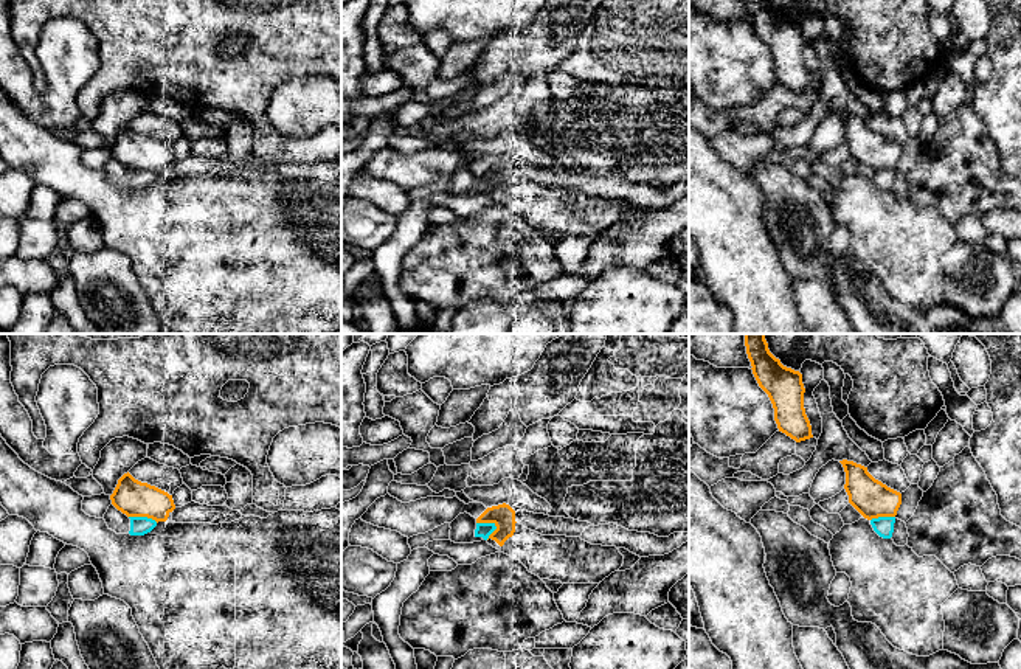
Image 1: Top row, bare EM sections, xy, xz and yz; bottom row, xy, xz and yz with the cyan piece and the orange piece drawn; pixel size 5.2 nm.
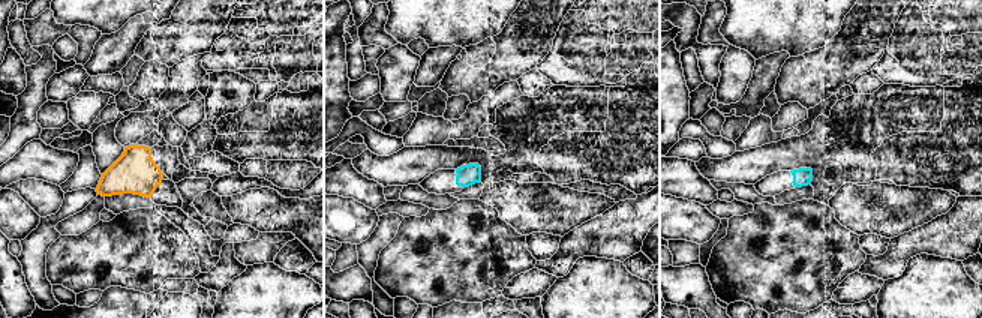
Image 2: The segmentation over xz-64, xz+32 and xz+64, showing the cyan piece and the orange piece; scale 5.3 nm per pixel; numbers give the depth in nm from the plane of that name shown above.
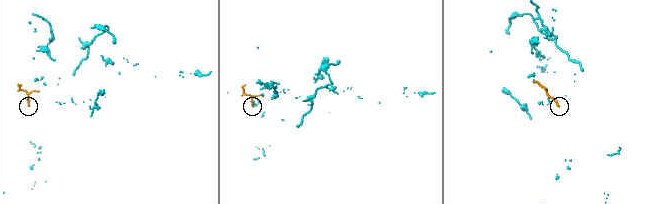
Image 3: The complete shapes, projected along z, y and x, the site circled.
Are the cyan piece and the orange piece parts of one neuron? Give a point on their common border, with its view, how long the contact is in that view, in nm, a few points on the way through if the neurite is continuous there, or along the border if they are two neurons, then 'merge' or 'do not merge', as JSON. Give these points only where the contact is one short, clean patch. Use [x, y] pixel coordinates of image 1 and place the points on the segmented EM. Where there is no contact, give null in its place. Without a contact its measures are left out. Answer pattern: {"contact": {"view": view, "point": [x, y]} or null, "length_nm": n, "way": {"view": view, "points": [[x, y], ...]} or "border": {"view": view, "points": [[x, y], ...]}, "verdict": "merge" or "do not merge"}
{"contact": {"view": "xz", "point": [488, 523]}, "length_nm": 120, "verdict": "do not merge"}

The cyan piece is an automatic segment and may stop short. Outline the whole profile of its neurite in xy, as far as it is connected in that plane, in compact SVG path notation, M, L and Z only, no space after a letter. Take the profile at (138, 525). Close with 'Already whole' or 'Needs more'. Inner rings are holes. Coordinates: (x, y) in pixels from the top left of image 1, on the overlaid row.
M113 504L109 506L102 518L106 520L109 529L116 534L144 536L157 526L155 520L147 517L127 517Z. Needs more

